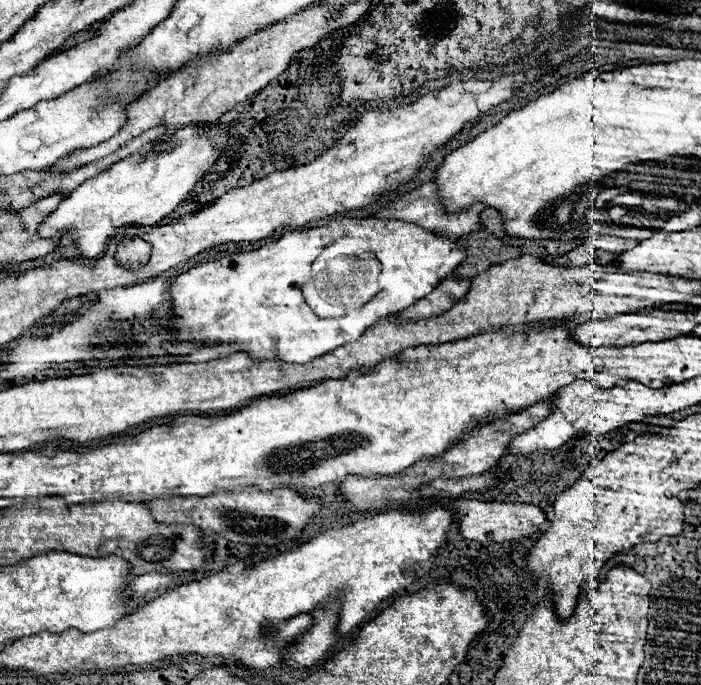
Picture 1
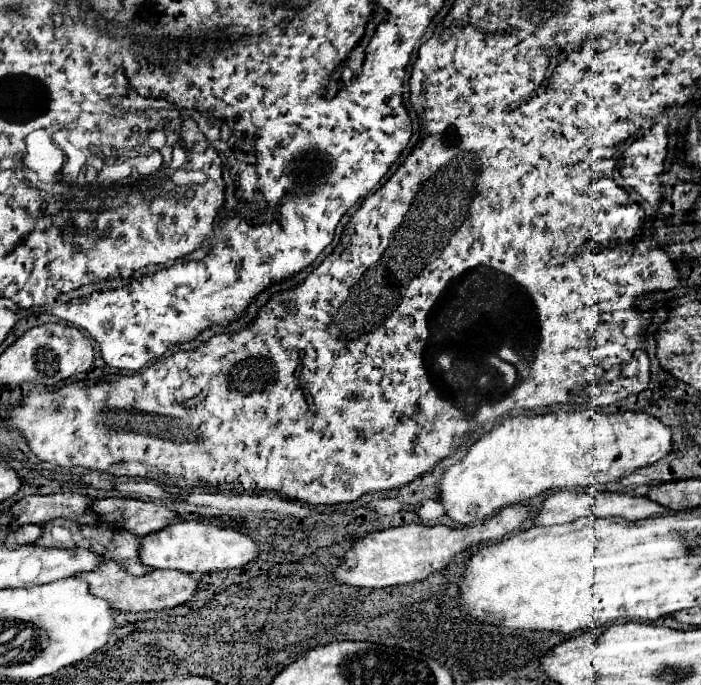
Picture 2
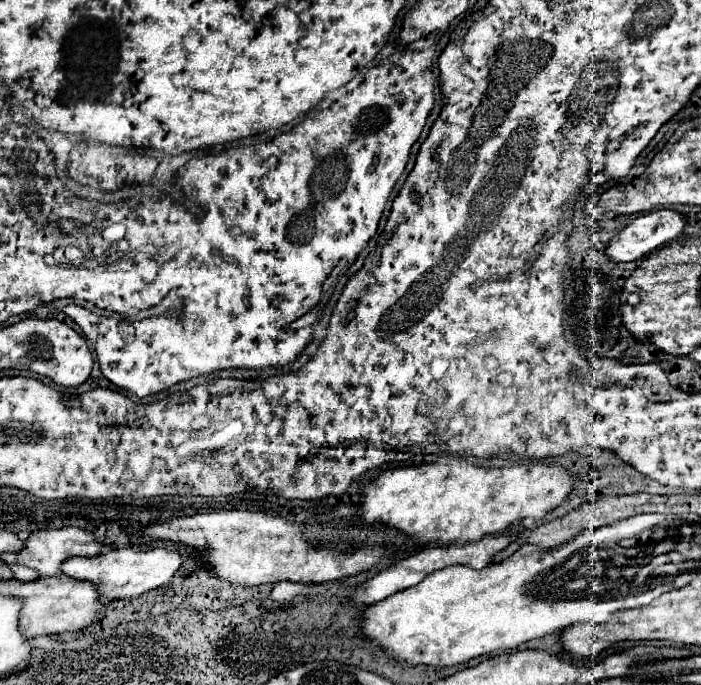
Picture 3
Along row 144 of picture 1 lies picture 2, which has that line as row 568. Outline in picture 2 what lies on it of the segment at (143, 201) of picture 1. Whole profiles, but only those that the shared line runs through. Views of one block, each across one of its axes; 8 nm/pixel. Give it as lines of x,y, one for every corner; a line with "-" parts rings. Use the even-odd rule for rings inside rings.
176,522
168,524
166,528
152,532
152,536
144,536
140,550
140,562
150,568
172,568
180,572
216,572
228,568
240,568
252,562
258,556
258,548
250,536
240,534
232,528
218,528
204,522

